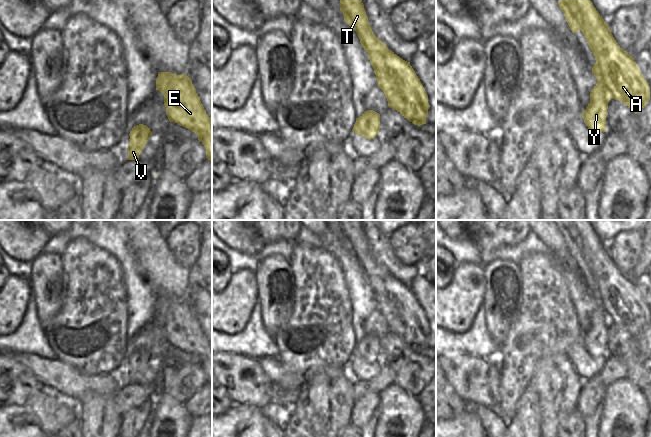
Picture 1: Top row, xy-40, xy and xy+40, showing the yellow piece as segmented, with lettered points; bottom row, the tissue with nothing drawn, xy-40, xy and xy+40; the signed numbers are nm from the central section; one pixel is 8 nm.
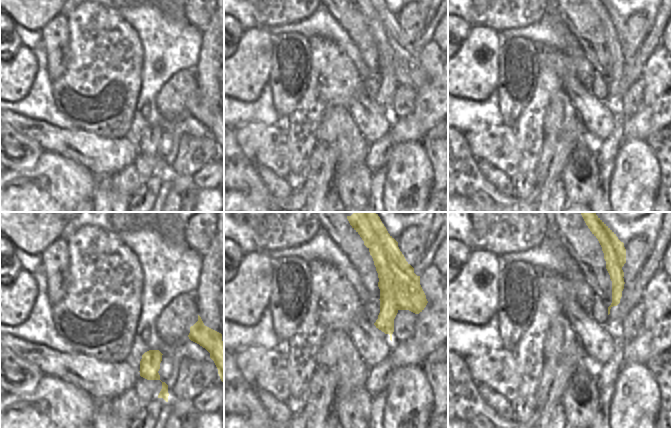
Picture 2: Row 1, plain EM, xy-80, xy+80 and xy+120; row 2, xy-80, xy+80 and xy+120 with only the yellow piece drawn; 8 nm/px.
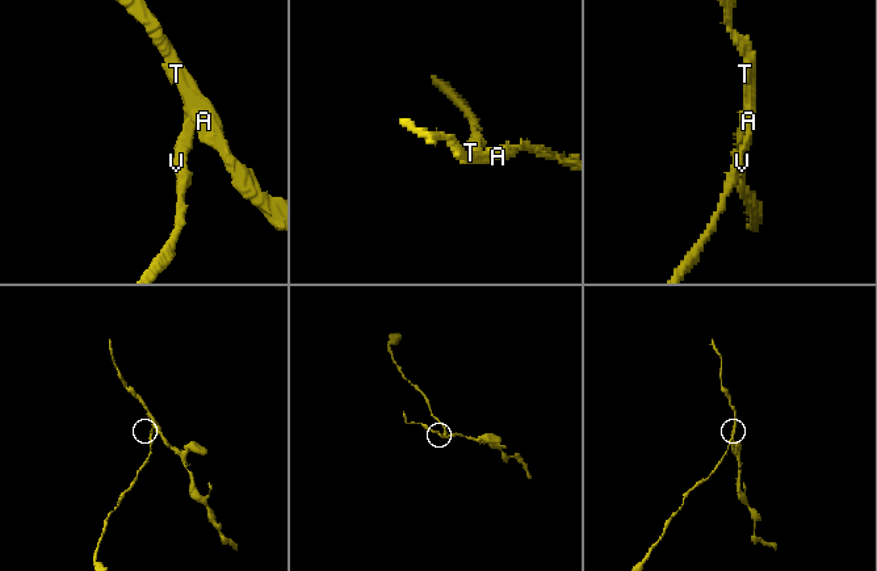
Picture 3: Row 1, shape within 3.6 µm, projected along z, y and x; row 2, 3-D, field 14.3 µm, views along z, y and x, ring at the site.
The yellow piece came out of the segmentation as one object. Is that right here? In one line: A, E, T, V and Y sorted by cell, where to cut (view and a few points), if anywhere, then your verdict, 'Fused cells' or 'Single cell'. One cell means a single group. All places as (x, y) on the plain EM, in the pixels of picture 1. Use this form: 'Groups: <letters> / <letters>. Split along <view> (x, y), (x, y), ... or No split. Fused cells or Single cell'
Groups: A E T / V Y. Split along xy+40 (596, 284), (603, 308), (612, 321). Fused cells

